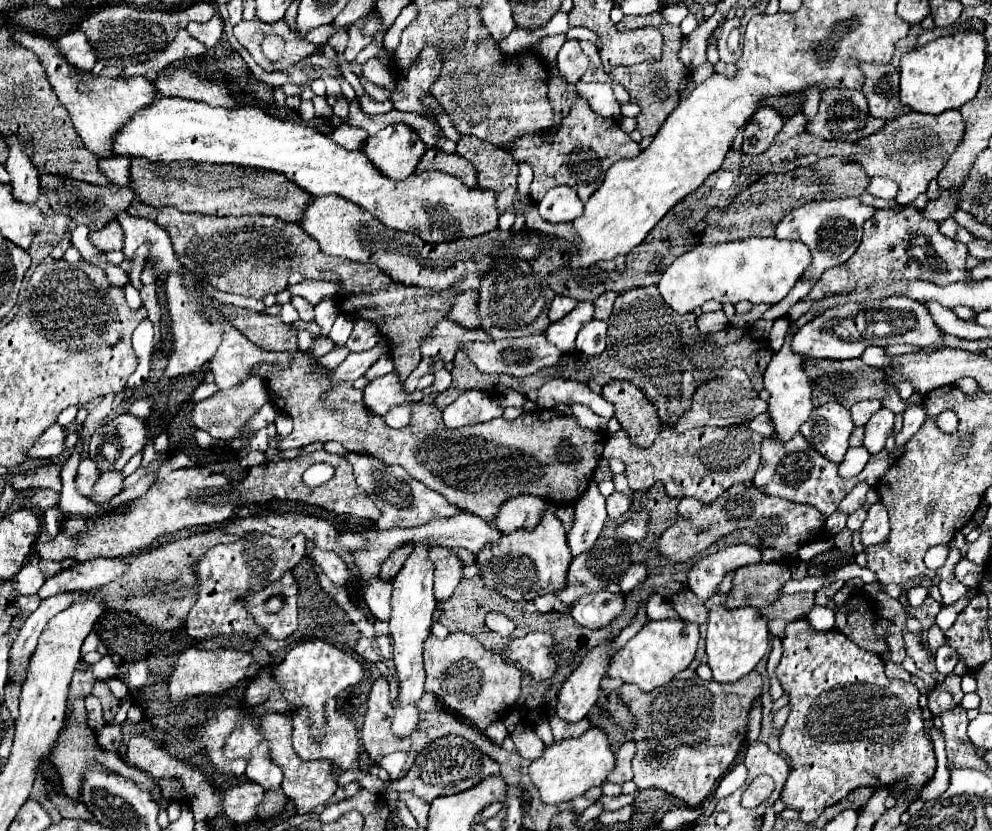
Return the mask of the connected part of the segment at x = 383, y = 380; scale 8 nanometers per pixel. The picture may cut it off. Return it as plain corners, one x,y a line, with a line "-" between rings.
389,373
383,375
379,379
373,379
365,389
365,405
377,413
377,415
385,415
391,407
395,405
405,405
411,401
421,401
423,398
422,391
413,391
413,393
405,393
403,383
399,381
397,373

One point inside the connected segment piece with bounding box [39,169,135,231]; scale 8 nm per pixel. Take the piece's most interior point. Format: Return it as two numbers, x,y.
94,206

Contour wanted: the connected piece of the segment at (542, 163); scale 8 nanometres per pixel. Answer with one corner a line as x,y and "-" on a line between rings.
577,97
577,101
573,101
571,105
569,115
563,117
553,137
541,131
529,133
529,137
521,137
517,145
509,145
509,153
519,163
529,163
533,167
533,183
531,183
533,201
541,201
541,197
545,197
545,193
557,185
573,187
579,199
587,201
601,187
607,169
615,161
623,157
637,157
641,149
639,143
631,141
631,137
625,135
613,119
609,121
601,115
595,115
587,99

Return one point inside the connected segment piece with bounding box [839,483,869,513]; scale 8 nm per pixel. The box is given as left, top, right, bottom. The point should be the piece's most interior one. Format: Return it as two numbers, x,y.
855,499

